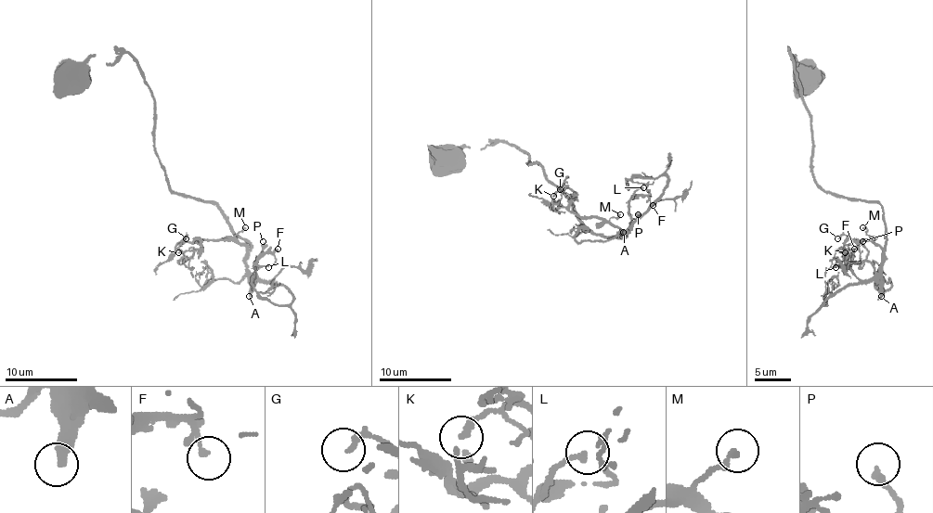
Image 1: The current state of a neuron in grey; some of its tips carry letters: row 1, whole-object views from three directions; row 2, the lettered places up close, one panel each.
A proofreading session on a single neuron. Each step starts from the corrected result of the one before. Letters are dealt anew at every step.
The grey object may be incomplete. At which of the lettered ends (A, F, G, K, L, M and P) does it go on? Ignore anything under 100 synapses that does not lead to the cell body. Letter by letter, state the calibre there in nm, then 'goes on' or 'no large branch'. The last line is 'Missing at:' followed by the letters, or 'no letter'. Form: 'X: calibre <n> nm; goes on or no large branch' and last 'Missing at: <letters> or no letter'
A: calibre 480 nm; goes on
F: calibre 110 nm; no large branch
G: calibre 170 nm; no large branch
K: calibre 200 nm; no large branch
L: calibre 160 nm; no large branch
M: calibre 170 nm; no large branch
P: calibre 280 nm; no large branch
Missing at: A

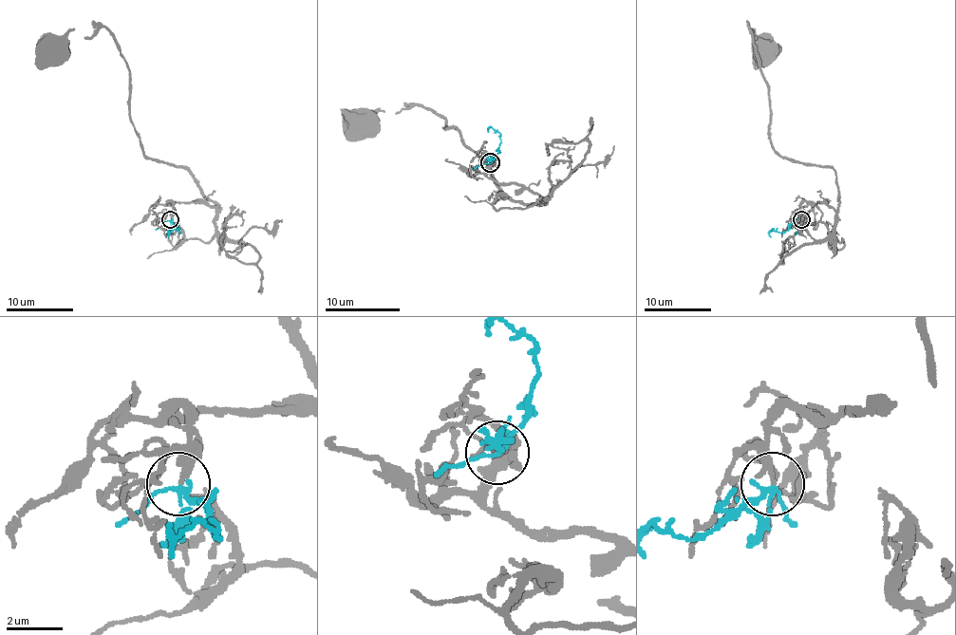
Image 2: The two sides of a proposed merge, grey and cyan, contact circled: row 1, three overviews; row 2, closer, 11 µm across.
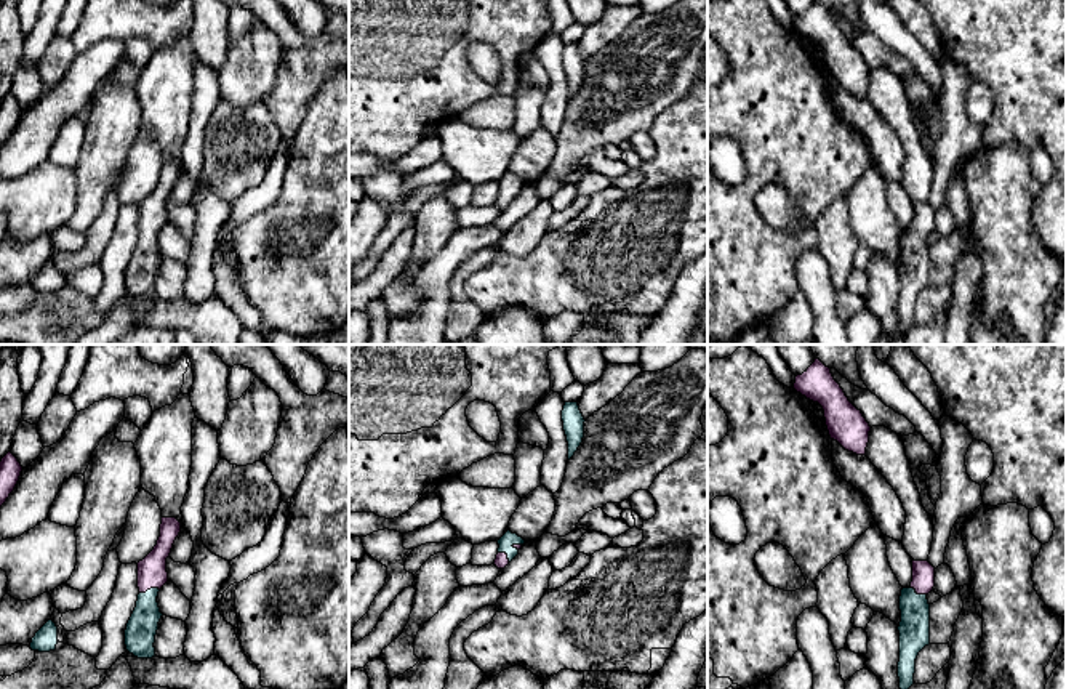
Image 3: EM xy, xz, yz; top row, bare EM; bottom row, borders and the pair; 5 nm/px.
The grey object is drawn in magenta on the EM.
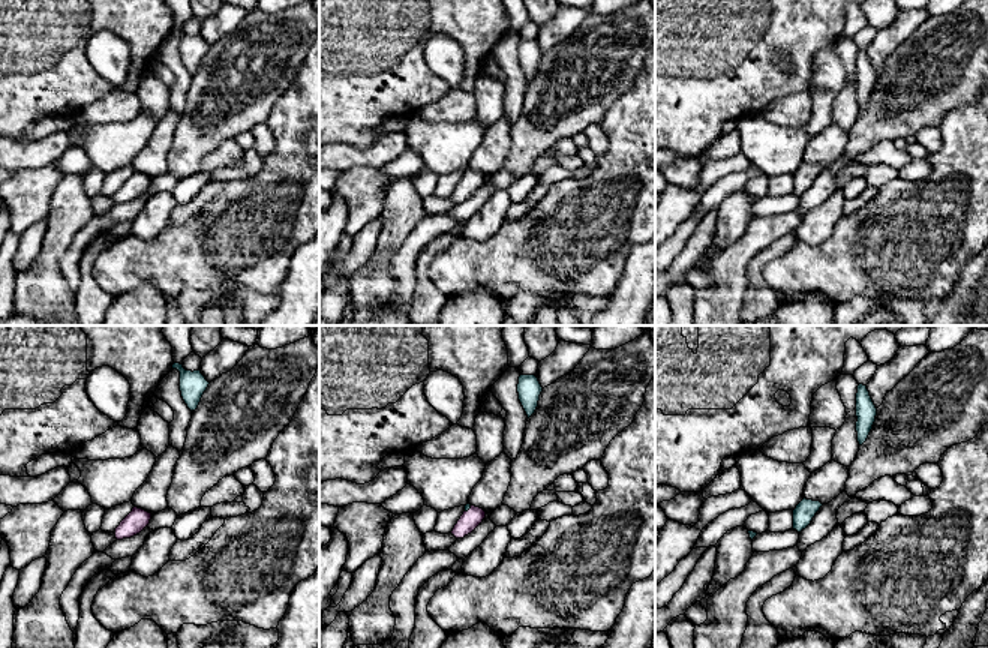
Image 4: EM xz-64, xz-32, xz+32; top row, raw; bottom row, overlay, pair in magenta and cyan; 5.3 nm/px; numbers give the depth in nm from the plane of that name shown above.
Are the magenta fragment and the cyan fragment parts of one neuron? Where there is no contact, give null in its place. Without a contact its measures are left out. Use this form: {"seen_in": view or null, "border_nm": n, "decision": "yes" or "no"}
{"seen_in": "xy", "border_nm": 110, "decision": "yes"}

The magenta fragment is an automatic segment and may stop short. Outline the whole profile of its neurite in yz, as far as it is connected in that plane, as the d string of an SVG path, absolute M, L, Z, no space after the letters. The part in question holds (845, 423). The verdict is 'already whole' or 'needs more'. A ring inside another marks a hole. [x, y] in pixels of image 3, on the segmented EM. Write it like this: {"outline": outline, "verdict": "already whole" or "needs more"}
{"outline": "M815 359L802 375L795 377L794 389L823 407L831 439L848 452L866 453L871 426L861 410L848 401L829 367Z", "verdict": "already whole"}

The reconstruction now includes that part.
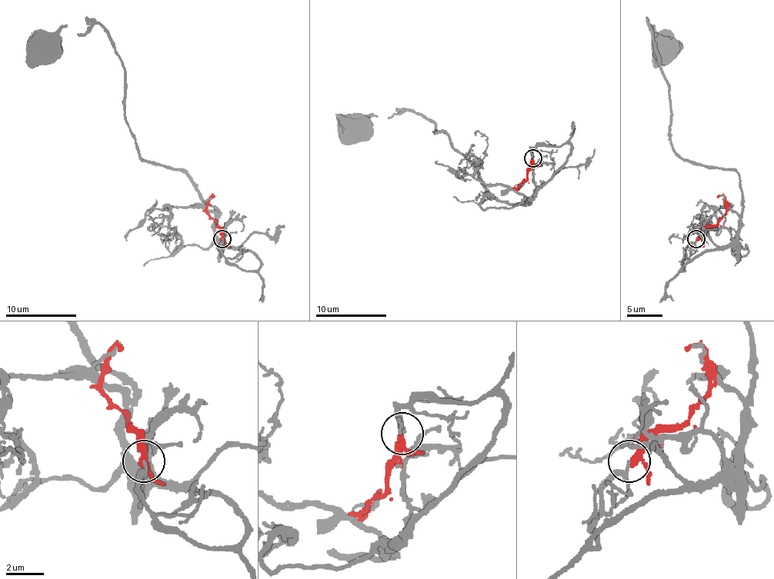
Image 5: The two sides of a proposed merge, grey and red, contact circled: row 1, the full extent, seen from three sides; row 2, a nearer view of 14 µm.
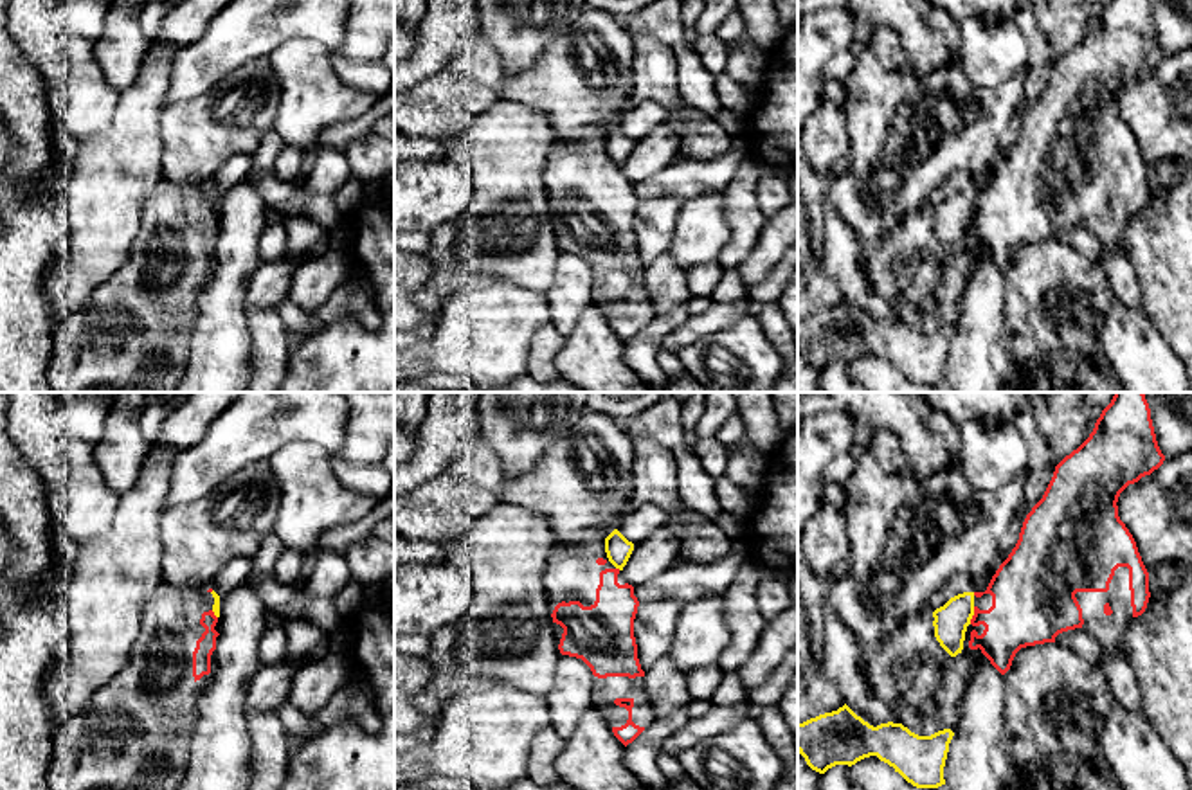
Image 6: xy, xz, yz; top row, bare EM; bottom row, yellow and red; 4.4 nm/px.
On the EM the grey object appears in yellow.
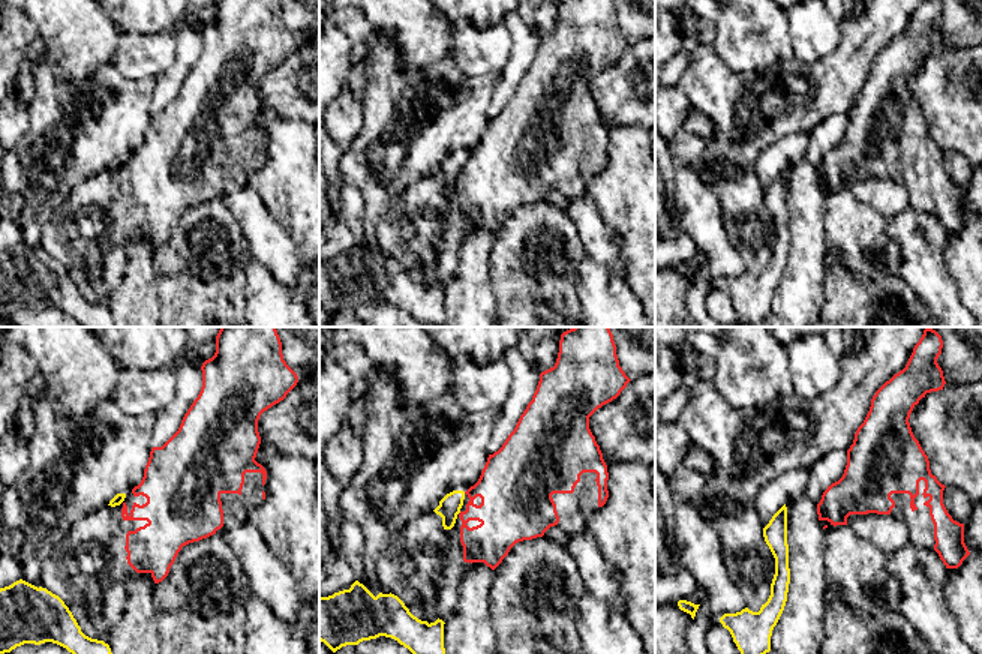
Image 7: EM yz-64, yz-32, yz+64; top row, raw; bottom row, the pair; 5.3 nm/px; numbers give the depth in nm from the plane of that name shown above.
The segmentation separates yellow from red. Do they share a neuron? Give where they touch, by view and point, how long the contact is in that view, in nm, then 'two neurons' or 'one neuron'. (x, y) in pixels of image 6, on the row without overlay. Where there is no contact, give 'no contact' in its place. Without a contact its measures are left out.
yz (973, 211) | 80 nm | two neurons

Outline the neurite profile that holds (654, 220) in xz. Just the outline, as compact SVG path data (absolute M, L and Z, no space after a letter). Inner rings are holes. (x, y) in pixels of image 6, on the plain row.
M673 196L639 200L634 216L634 234L643 268L668 252L681 205L682 202Z

